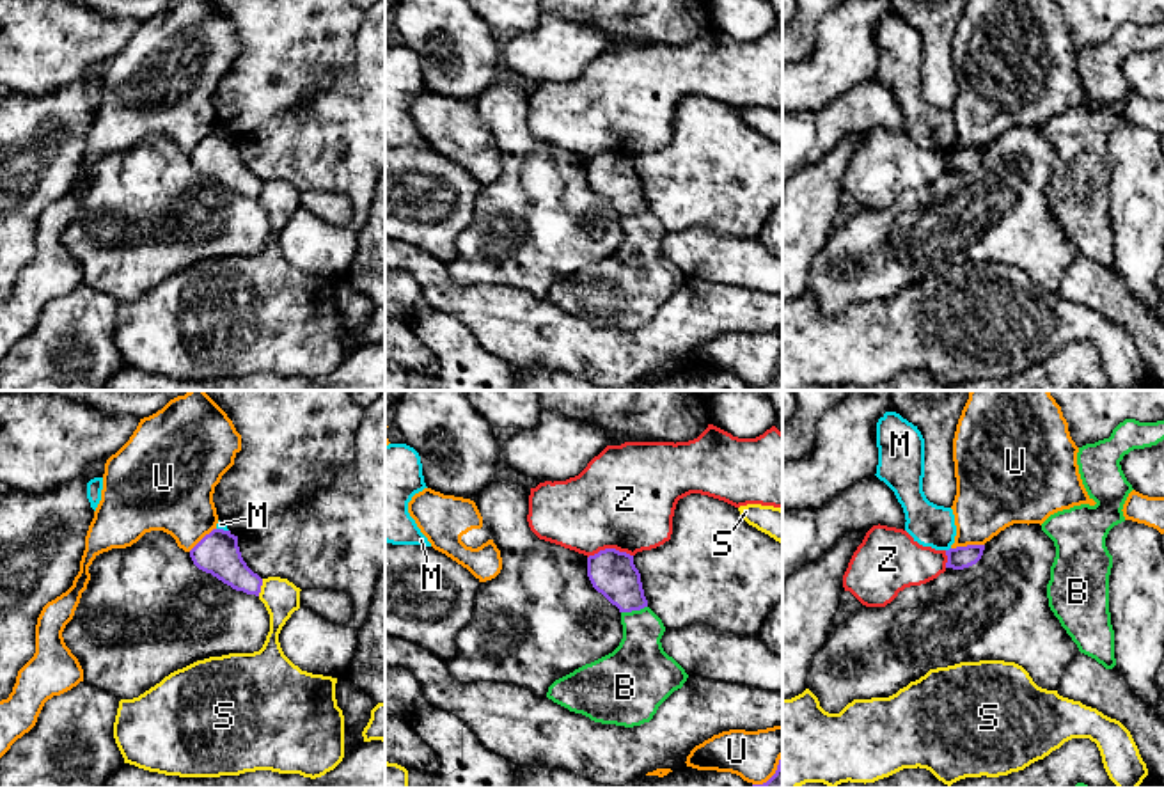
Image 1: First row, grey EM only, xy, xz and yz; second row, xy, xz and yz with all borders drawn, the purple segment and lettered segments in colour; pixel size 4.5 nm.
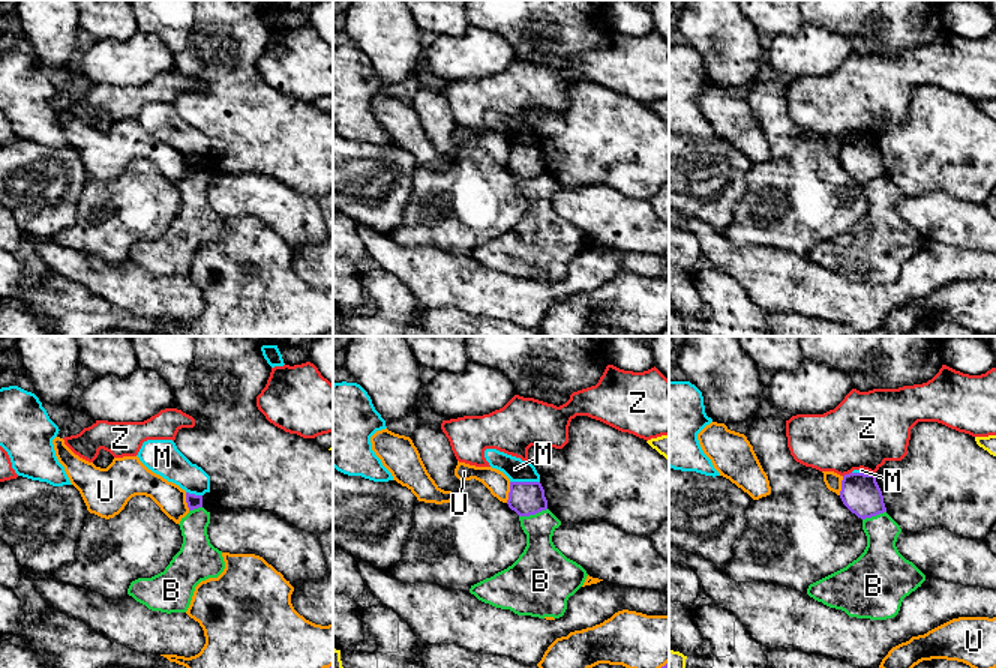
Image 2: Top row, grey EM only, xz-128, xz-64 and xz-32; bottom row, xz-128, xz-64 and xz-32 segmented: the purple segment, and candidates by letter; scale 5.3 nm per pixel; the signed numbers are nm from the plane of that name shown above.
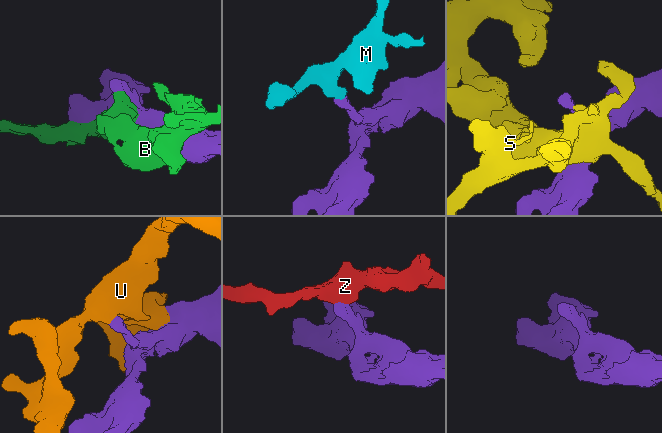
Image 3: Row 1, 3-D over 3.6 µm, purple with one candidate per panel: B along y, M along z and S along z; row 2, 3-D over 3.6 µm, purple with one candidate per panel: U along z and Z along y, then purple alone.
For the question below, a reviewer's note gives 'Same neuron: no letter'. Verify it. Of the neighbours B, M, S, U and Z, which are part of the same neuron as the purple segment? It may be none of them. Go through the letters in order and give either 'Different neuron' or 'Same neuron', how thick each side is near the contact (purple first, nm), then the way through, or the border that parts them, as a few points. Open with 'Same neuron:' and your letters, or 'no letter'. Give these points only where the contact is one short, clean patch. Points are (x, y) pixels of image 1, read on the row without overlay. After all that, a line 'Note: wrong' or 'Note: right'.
Same neuron: no letter
B: Different neuron. Thickness 200 nm (purple) against 260 nm
M: Different neuron. Thickness 100 nm (purple) against 190 nm. Boundary: yz (950, 149), (946, 153)
S: Different neuron. Thickness 190 nm (purple) against 160 nm
U: Different neuron. Thickness 100 nm (purple) against 320 nm
Z: Different neuron. Thickness 200 nm (purple) against 460 nm. Boundary: xz (632, 157), (600, 151), (588, 160)
Note: right

